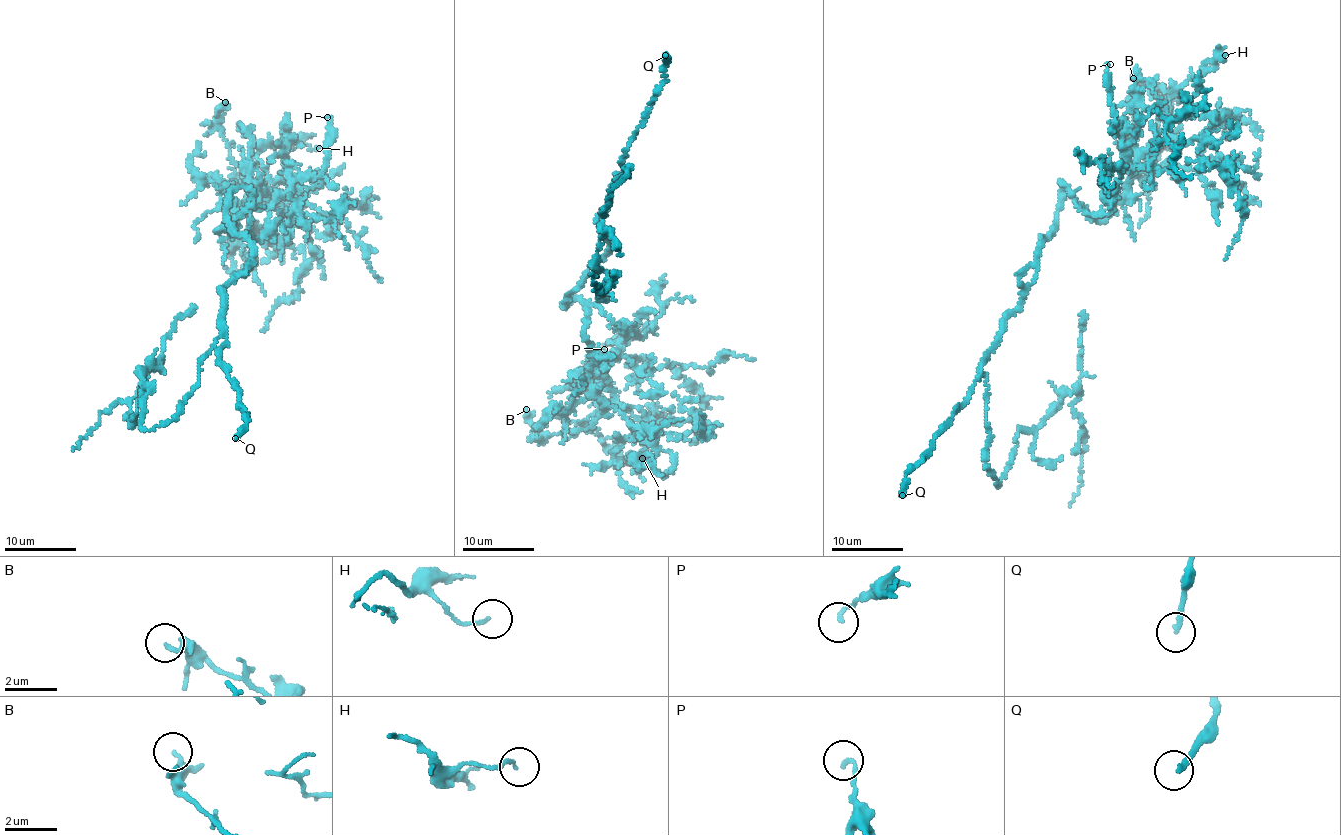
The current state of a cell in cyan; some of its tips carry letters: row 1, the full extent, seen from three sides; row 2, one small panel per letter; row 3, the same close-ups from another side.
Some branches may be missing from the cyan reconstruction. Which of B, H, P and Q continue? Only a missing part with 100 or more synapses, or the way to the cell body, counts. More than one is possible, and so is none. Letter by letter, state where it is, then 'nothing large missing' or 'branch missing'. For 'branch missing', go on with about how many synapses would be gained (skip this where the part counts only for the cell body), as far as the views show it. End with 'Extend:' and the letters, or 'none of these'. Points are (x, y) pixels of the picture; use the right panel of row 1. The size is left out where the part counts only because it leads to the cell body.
B: place (1133, 78); nothing large missing
H: place (1225, 55); nothing large missing
P: place (1110, 64); nothing large missing
Q: place (902, 495); branch missing
Extend: Q

